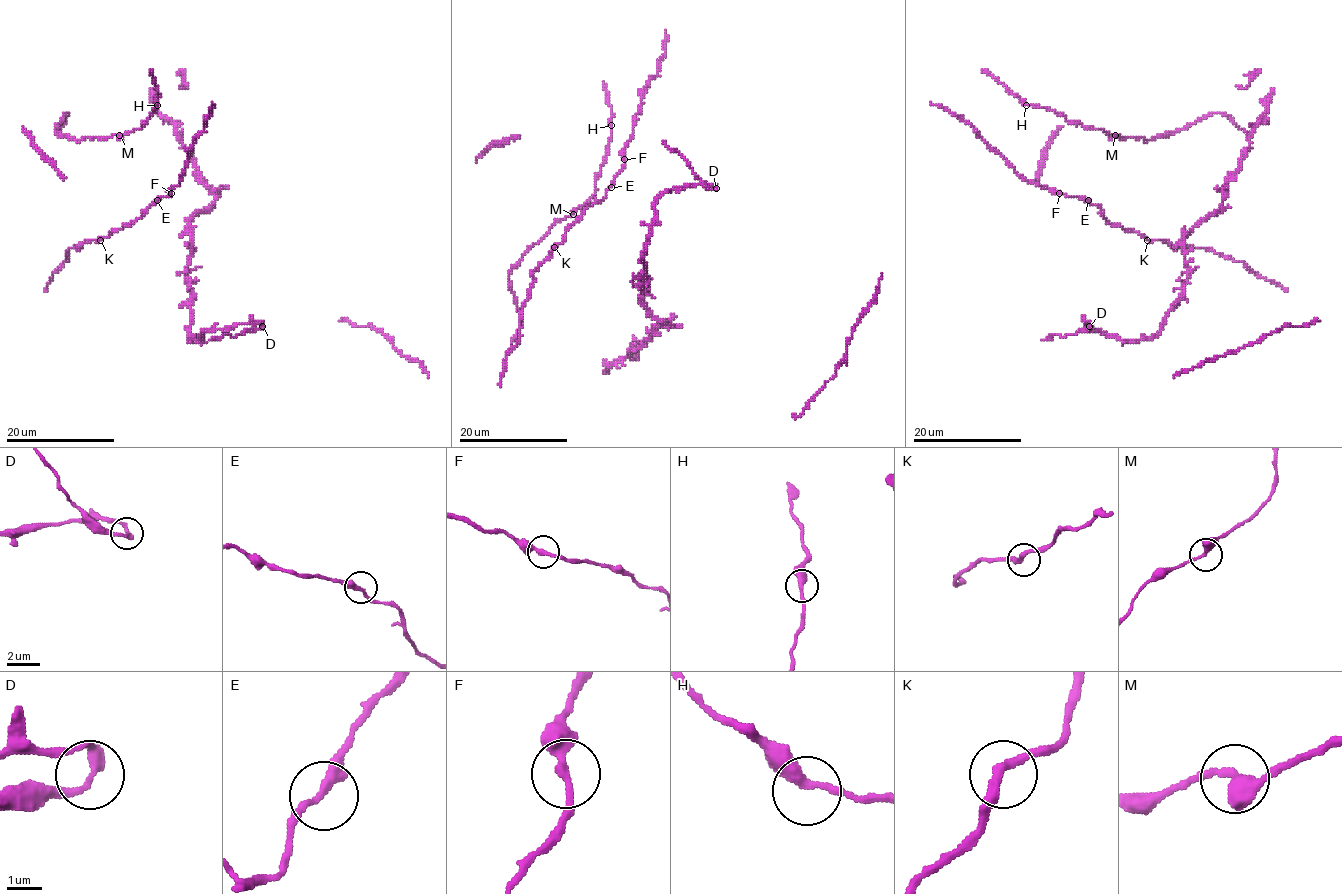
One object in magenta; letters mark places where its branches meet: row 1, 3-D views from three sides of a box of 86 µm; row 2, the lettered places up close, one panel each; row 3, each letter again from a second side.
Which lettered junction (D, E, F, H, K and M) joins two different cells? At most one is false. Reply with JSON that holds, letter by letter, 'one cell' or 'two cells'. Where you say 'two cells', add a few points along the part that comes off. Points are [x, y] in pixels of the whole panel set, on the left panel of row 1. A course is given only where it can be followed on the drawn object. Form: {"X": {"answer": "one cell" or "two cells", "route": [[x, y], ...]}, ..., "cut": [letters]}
{"D": {"answer": "two cells", "route": [[263, 326], [235, 336], [225, 335], [210, 340]]}, "E": {"answer": "one cell"}, "F": {"answer": "one cell"}, "H": {"answer": "one cell"}, "K": {"answer": "one cell"}, "M": {"answer": "one cell"}, "cut": ["D"]}

